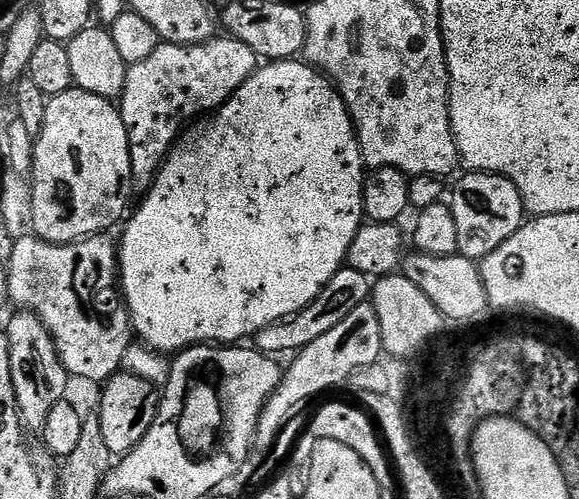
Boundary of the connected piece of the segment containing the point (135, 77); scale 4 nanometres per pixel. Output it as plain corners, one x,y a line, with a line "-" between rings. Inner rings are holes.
213,38
205,44
166,44
161,42
142,62
131,65
126,74
122,94
118,98
120,117
126,126
130,142
130,166
132,167
132,184
147,186
156,179
165,156
172,151
173,144
181,135
182,129
189,122
211,114
228,101
251,78
258,67
256,51
250,45
235,38

